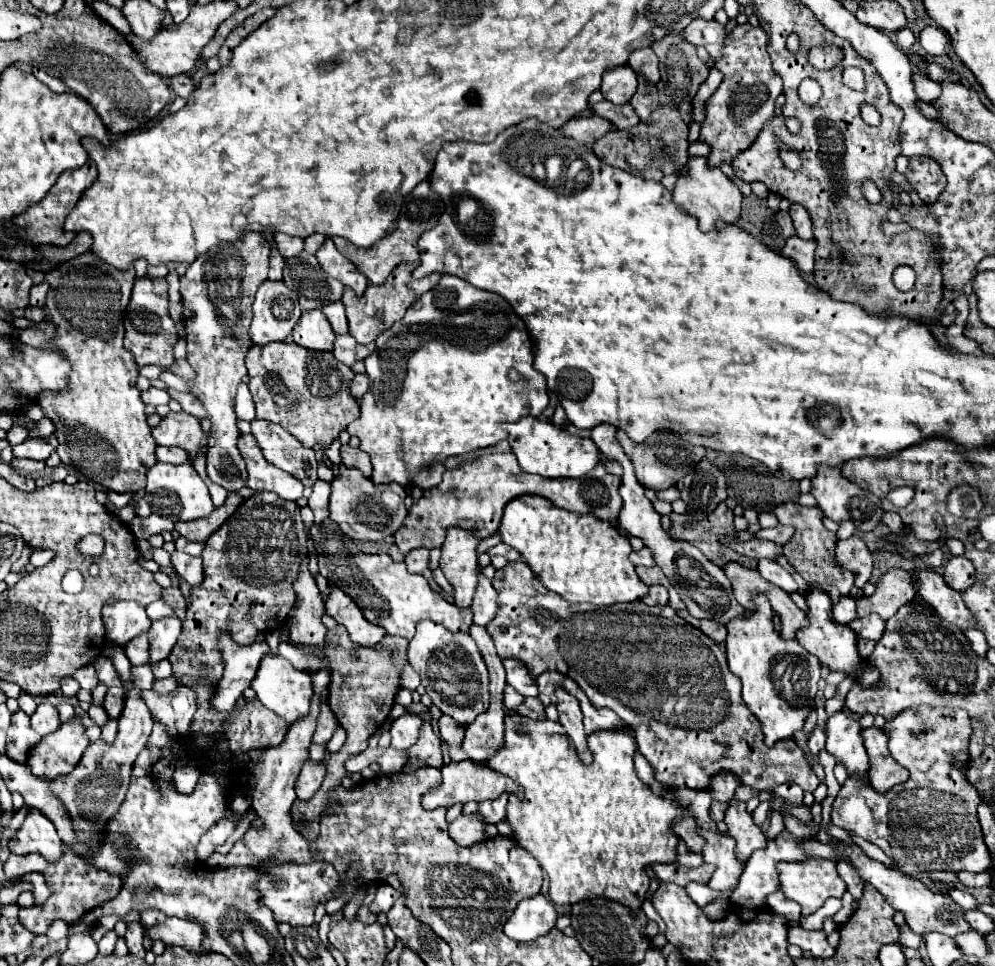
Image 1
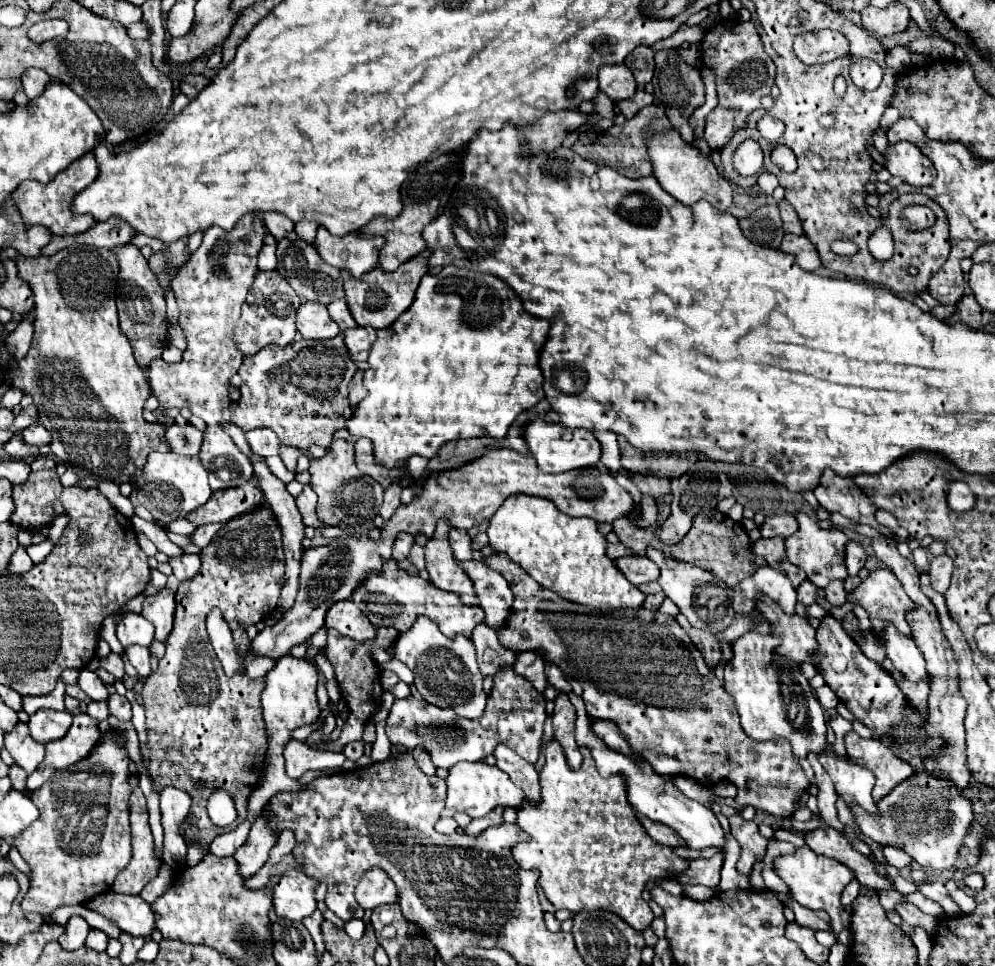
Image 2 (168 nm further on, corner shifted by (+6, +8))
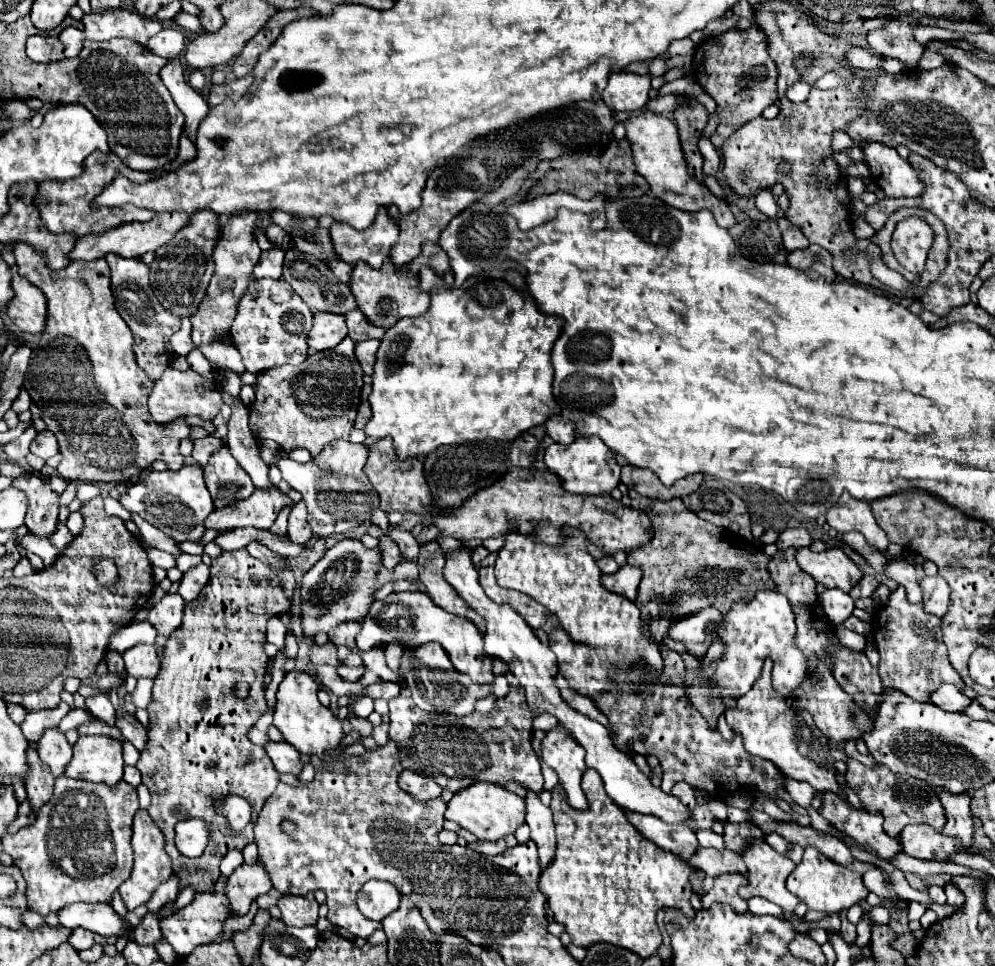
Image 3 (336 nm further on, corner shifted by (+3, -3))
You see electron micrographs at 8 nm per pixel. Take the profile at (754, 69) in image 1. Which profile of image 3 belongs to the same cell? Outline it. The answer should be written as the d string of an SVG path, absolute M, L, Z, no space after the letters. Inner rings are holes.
M760 27L750 29L730 29L718 37L704 39L694 51L694 75L702 89L716 101L716 111L720 115L720 123L716 133L712 135L714 147L722 147L722 143L744 123L762 115L762 111L772 105L776 95L776 79L778 67L766 53L766 35Z

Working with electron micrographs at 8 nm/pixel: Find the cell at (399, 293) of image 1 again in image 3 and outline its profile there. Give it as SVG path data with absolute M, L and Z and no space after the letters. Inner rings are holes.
M356 263L352 271L352 295L356 297L358 309L368 317L372 325L378 327L392 327L402 317L414 317L424 313L430 307L430 297L418 289L414 283L418 277L410 273L396 273L396 271L382 271L372 269L368 263Z

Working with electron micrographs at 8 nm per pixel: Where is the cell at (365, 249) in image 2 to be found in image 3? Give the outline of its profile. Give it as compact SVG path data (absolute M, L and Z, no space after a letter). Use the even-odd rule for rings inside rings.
M386 207L378 211L374 223L366 231L354 231L354 227L346 227L346 223L332 223L330 227L334 249L342 261L352 265L356 261L366 261L374 269L382 267L398 233L398 225L388 215Z

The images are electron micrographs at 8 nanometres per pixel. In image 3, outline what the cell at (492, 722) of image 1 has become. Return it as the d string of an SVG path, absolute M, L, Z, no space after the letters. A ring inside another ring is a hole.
M528 791L526 807L528 807L526 823L530 827L530 839L538 847L538 863L540 863L540 871L544 871L554 861L554 851L556 851L556 833L554 833L554 823L552 823L552 811L550 811L550 807L540 803L540 799L534 791Z

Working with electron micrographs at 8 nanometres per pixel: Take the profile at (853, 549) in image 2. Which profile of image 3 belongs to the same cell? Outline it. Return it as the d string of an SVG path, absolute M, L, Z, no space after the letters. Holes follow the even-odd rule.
M866 575L852 591L850 591L850 595L852 595L852 599L862 599L862 597L872 597L872 593L878 589L878 581L874 579L874 577L870 577L870 575Z

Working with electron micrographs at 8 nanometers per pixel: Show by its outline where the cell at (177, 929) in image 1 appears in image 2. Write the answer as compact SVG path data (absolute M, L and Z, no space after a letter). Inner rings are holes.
M107 892L87 902L89 908L113 920L123 932L133 936L149 936L155 930L155 912L141 896L121 896Z

